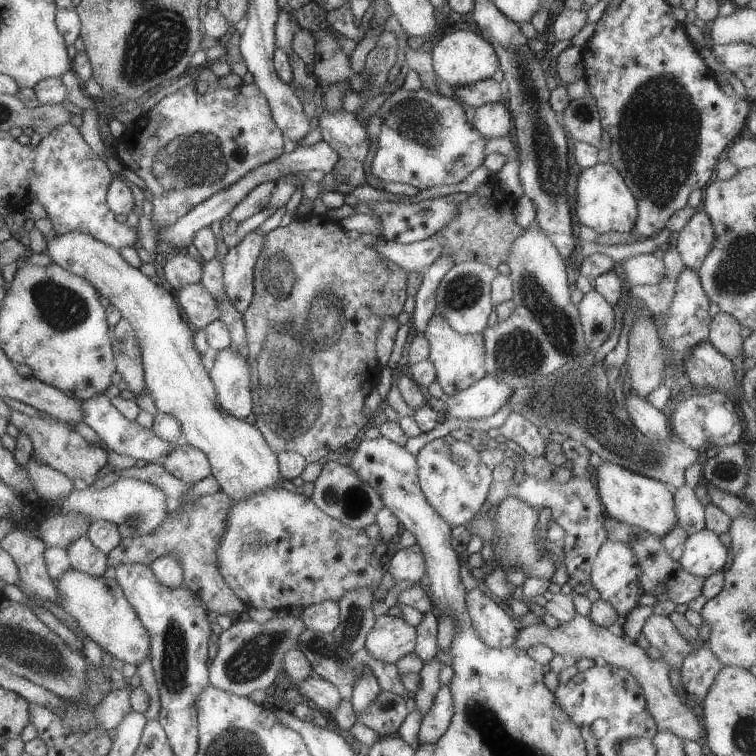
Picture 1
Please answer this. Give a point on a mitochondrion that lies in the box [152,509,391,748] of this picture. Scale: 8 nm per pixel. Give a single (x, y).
(254, 655)

